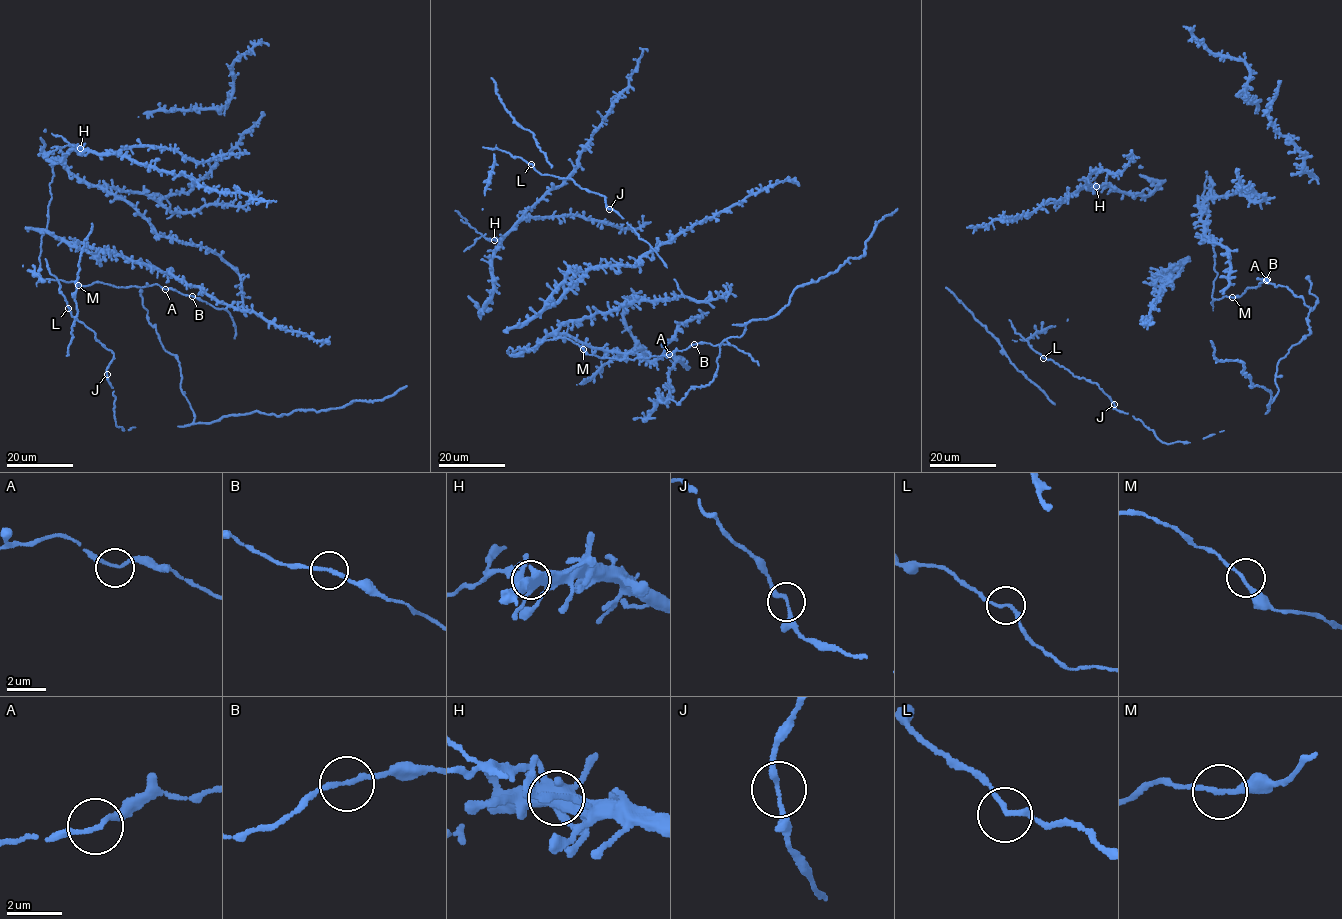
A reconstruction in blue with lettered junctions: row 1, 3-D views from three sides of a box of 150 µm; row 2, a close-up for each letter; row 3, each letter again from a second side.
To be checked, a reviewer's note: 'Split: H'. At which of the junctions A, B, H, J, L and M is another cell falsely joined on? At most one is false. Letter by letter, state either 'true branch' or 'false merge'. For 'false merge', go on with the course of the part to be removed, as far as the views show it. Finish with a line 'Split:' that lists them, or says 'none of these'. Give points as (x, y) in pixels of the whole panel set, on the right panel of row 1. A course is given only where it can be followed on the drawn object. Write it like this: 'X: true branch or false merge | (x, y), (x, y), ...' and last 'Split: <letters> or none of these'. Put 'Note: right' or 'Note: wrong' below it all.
A: true branch
B: true branch
H: false merge | (1095, 187), (1088, 186), (1070, 194), (1055, 211)
J: true branch
L: true branch
M: true branch
Split: H
Note: right

